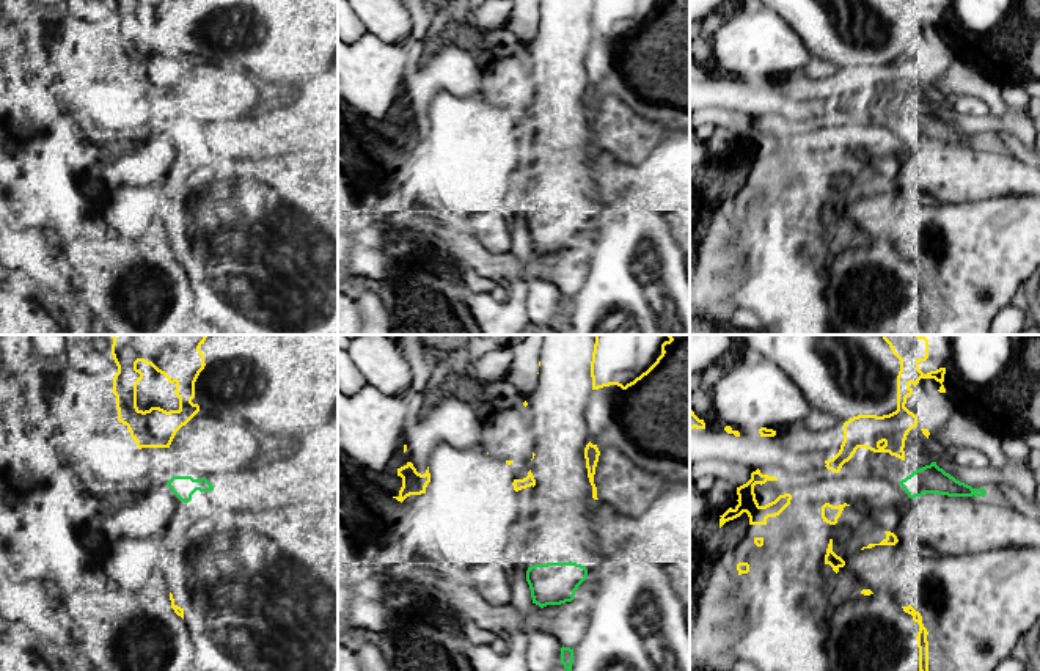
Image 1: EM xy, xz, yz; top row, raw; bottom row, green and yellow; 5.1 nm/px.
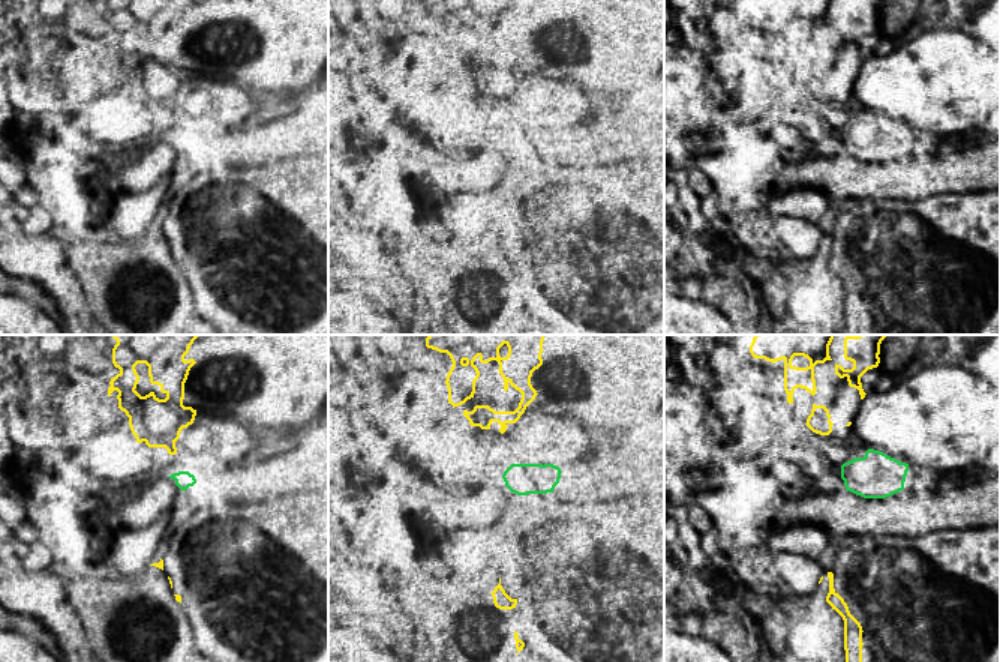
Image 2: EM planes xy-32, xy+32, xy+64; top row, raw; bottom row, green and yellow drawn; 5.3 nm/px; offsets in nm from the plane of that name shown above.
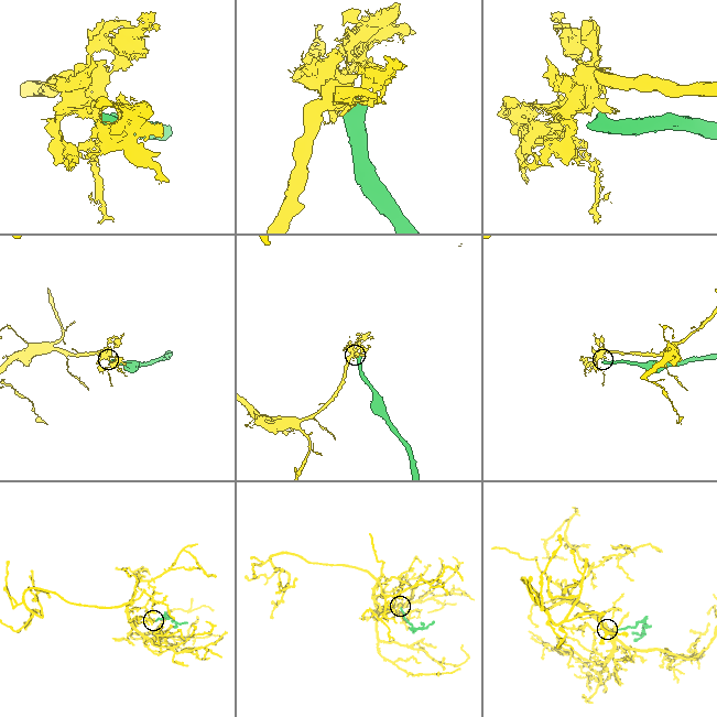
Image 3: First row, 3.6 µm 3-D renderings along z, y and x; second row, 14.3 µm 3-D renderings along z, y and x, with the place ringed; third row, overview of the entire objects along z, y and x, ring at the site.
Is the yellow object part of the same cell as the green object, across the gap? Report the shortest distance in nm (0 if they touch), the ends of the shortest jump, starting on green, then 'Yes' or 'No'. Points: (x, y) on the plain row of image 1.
Distance 80 nm. Across: yz (913, 120), (904, 107). No

